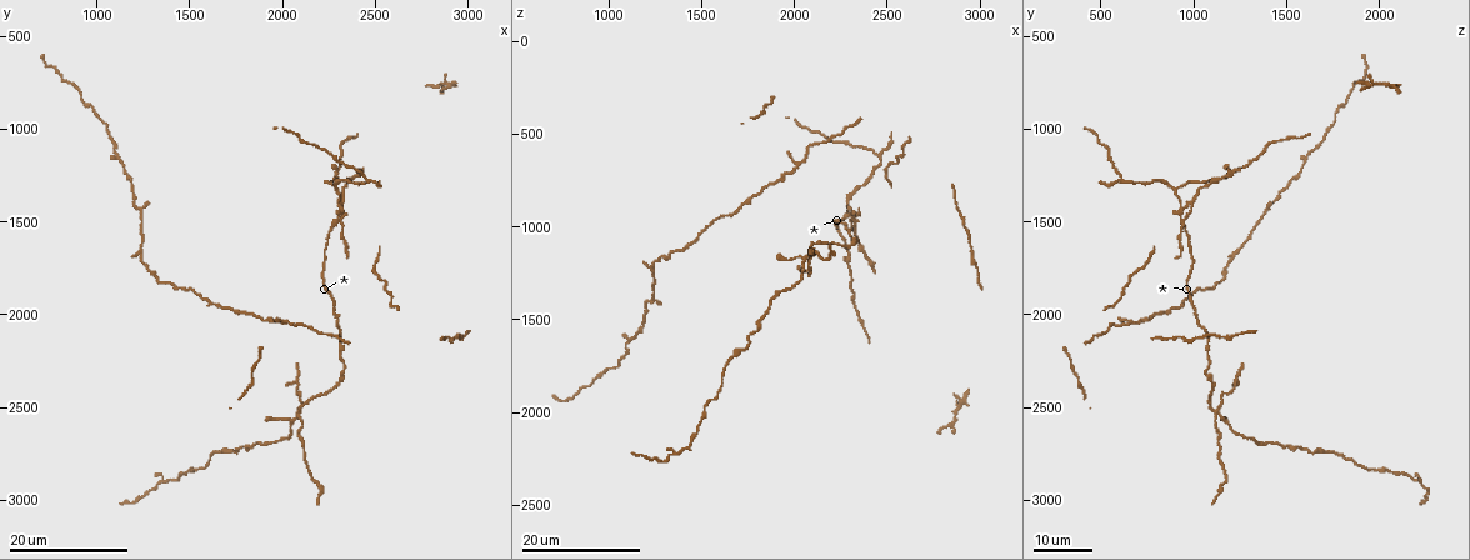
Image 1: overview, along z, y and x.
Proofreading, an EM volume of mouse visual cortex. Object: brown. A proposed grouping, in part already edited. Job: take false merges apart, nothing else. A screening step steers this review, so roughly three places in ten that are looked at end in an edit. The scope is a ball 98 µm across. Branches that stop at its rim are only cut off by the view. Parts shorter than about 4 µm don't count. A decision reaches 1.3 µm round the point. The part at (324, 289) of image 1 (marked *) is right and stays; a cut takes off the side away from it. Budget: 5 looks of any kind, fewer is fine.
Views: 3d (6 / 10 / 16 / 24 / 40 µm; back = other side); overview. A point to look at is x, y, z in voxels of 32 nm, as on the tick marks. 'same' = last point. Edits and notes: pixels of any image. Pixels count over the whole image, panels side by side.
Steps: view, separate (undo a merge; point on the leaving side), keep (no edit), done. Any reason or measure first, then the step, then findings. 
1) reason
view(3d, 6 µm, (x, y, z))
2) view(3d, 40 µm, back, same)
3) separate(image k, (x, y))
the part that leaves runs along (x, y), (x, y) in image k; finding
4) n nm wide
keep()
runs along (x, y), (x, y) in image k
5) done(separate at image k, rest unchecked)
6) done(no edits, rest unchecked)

three arms meet
view(3d, 24 µm, (1240, 1460, 1400))

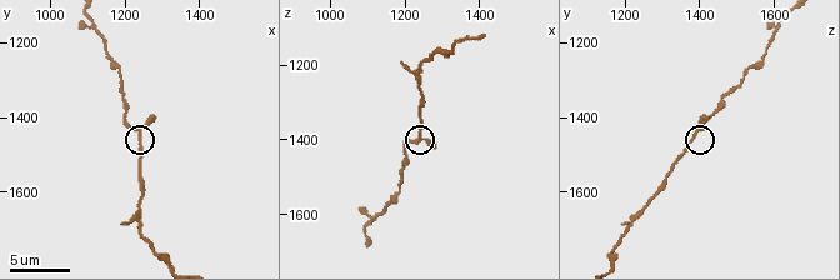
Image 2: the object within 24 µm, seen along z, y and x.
view(3d, 6 µm, (1240, 1450, 1380))

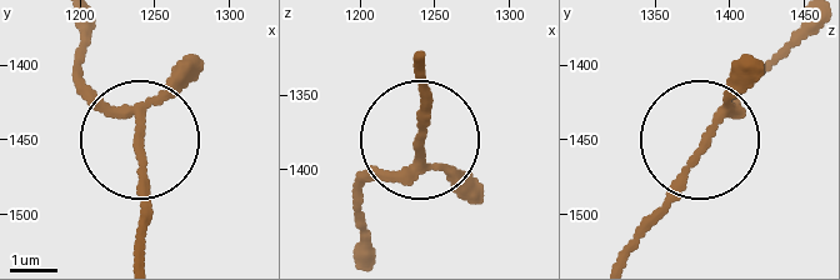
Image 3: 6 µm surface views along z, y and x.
keep()
runs along (425, 60), (425, 120), (401, 164), (354, 208) in image 3; continuous, no second neuron

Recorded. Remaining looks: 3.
view(3d, 16 µm, (2020, 2040, 660))

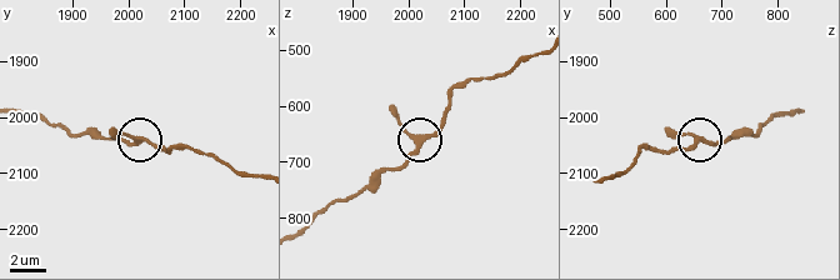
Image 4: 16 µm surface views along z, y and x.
view(3d, 6 µm, (2015, 2040, 665))

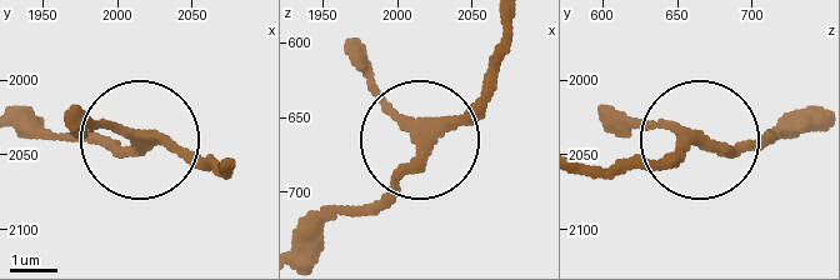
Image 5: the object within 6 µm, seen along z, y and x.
3 arms
keep()
one neuron here

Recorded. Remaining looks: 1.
done(no edits, rest unchecked)

